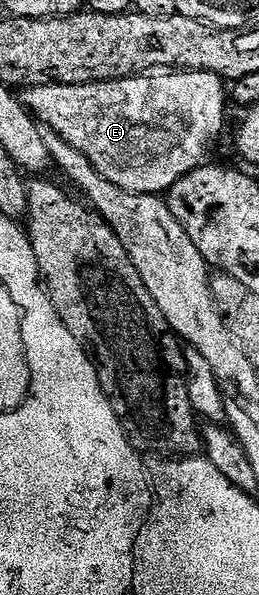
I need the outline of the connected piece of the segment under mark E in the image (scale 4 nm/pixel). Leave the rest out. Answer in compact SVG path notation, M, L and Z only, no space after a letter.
M158 69L153 73L139 73L130 76L129 79L107 79L105 81L87 81L84 83L39 83L30 85L21 92L20 98L26 110L34 116L35 120L43 127L51 127L68 145L80 149L88 161L102 176L112 185L120 185L128 193L144 193L145 195L158 195L169 190L169 187L182 175L187 175L193 167L199 166L207 158L206 150L210 147L210 142L222 131L222 126L226 123L226 93L228 97L228 87L221 75L216 71L205 69Z

